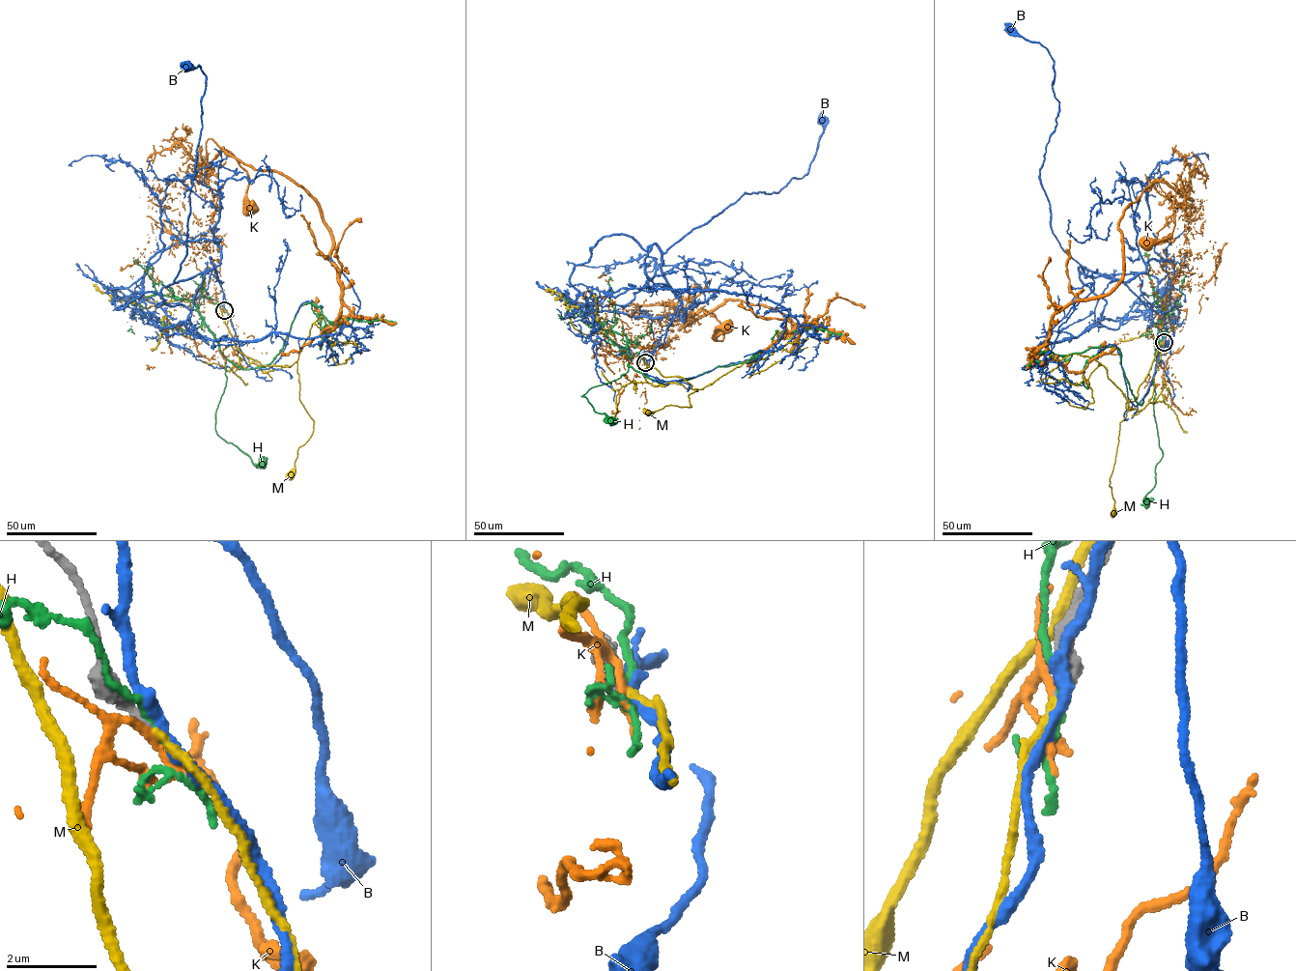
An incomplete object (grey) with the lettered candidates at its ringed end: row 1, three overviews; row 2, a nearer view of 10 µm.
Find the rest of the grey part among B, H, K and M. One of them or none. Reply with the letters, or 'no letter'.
M

